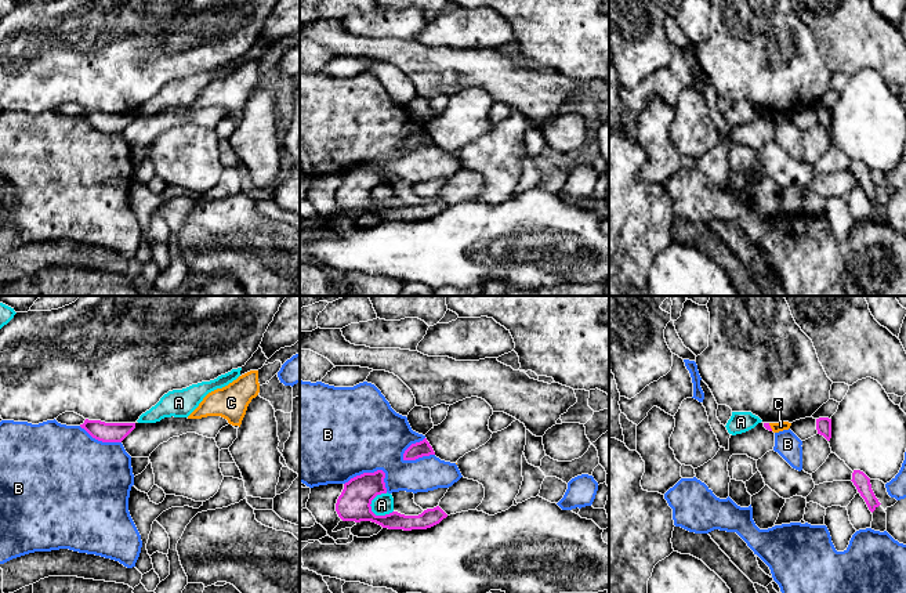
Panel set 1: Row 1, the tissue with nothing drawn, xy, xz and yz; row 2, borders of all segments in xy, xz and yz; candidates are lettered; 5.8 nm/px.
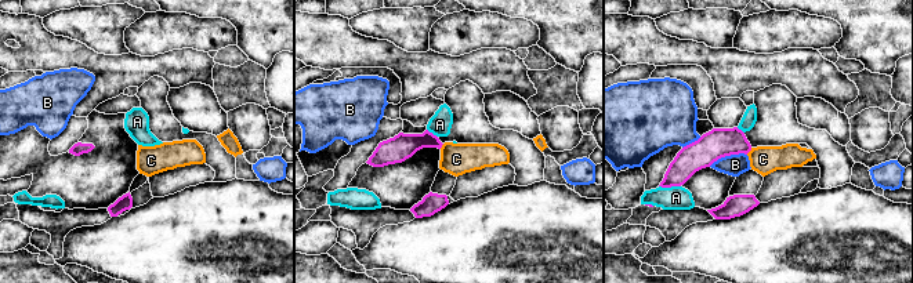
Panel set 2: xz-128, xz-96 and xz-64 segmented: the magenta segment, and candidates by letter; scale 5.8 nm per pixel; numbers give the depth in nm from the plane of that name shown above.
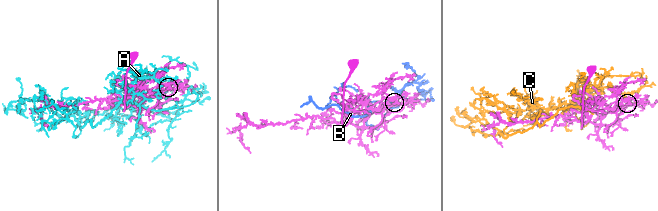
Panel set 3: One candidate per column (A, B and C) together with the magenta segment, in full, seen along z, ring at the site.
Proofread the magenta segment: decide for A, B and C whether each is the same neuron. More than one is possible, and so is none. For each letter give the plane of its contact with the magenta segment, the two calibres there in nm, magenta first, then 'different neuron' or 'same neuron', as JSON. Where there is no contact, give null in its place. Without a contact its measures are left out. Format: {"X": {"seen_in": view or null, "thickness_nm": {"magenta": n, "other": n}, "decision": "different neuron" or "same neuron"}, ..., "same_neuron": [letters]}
{"A": {"seen_in": "xz", "thickness_nm": {"magenta": 190, "other": 120}, "decision": "different neuron"}, "B": {"seen_in": "xz", "thickness_nm": {"magenta": 90, "other": 320}, "decision": "different neuron"}, "C": {"seen_in": "yz", "thickness_nm": {"magenta": 40, "other": 60}, "decision": "different neuron"}, "same_neuron": []}

